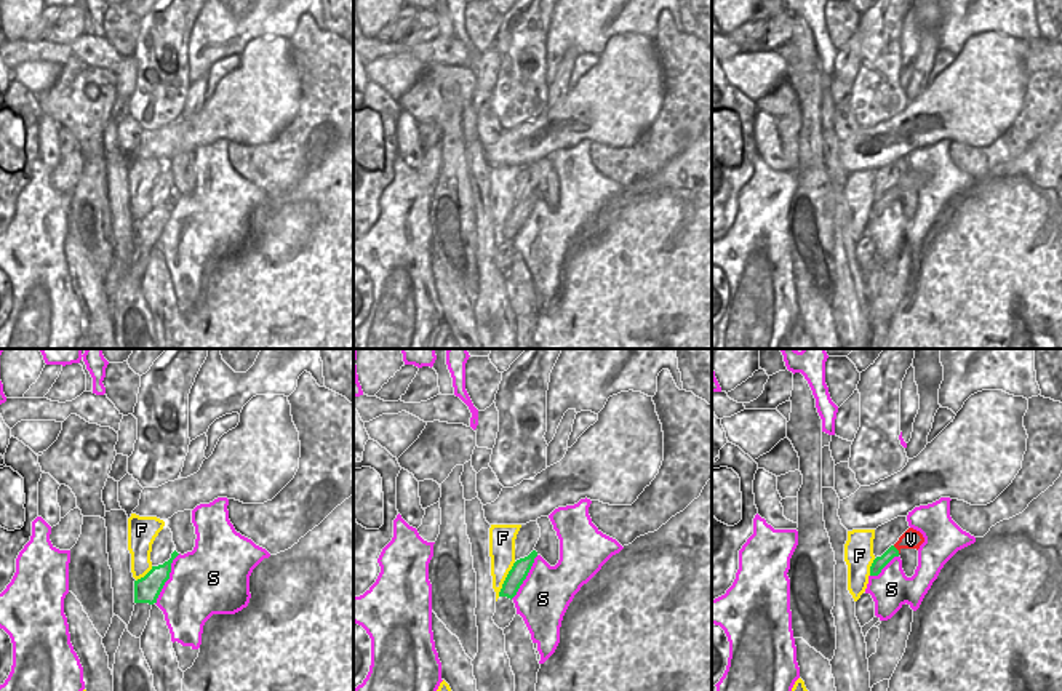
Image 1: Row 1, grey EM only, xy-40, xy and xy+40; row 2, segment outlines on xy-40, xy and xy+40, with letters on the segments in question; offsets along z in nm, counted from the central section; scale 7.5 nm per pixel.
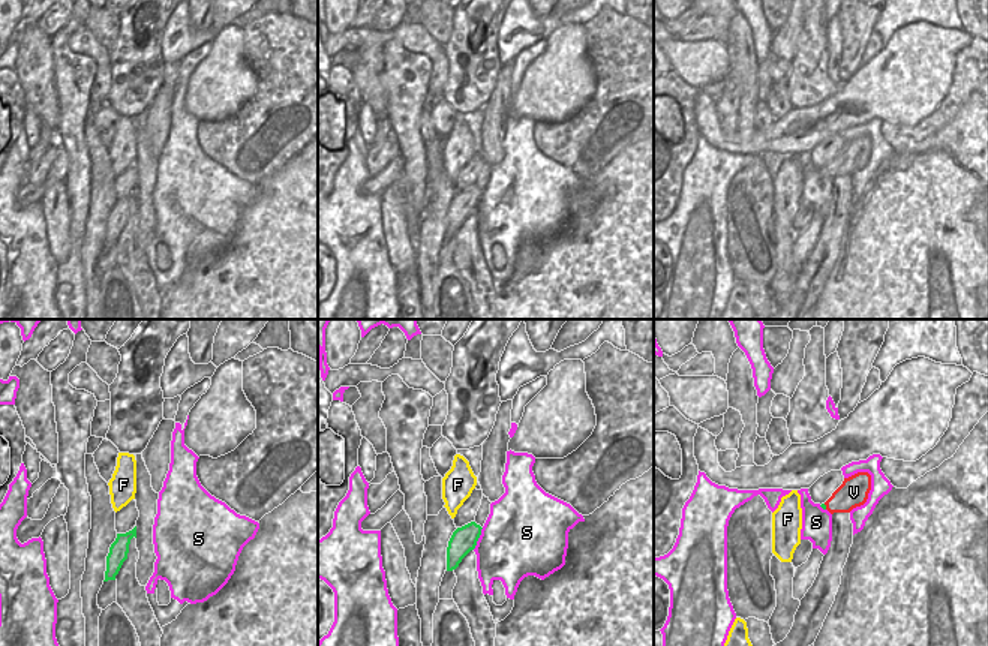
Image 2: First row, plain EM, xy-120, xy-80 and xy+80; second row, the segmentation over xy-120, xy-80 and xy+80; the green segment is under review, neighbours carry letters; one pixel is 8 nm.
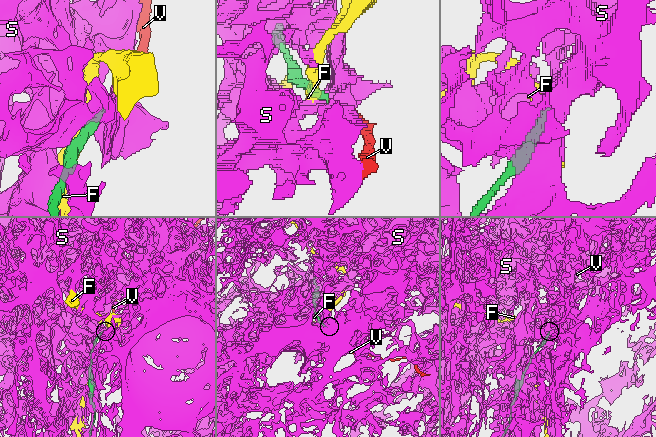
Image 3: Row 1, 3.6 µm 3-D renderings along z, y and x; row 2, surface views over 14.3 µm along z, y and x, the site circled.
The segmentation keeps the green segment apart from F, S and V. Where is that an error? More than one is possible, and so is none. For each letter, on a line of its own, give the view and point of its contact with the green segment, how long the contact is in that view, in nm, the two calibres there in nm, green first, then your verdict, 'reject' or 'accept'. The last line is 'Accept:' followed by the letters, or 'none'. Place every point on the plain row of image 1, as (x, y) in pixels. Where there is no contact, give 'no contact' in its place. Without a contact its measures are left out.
F: contact xy (506, 221); length 300 nm; calibres 140 and 190 nm; reject
S: contact xy-40 (168, 219); length 420 nm; calibres 190 and 480 nm; reject
V: contact xy+40 (896, 191); length 80 nm; calibres 100 and 140 nm; accept
Accept: V

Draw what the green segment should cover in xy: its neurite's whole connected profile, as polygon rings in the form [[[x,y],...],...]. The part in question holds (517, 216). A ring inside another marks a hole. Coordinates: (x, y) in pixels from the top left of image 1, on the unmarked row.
[[[533,192],[528,198],[520,200],[513,205],[512,211],[509,213],[502,230],[499,234],[499,238],[507,238],[507,240],[513,240],[520,230],[520,227],[523,226],[523,222],[526,221],[534,200],[537,198],[537,194]]]

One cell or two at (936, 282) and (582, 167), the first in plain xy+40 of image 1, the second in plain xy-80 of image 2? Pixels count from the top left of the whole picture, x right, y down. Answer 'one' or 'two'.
two

